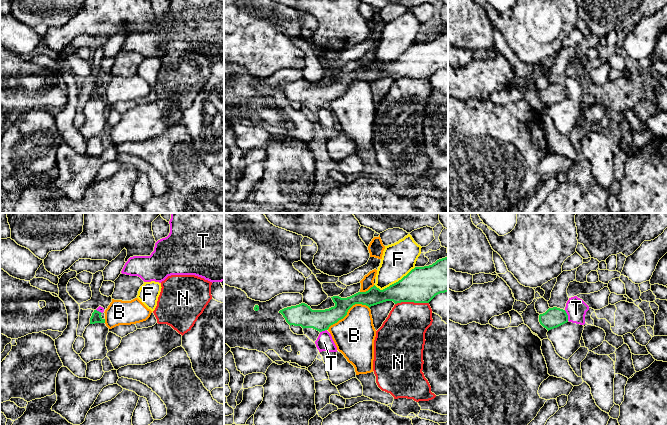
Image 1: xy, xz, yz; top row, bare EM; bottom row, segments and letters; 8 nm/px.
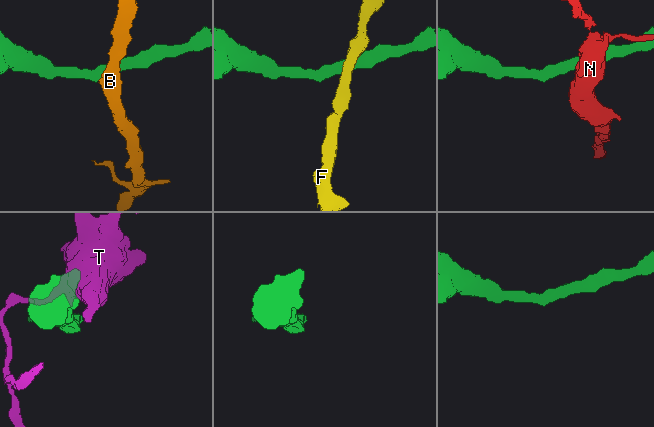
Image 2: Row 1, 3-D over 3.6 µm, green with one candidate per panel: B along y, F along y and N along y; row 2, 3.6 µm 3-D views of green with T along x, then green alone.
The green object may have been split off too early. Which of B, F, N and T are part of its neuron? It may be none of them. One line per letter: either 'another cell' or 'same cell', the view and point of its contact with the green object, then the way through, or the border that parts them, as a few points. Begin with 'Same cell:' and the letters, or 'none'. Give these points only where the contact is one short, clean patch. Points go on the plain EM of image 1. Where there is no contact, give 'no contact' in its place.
Same cell: none
B: another cell; contact xz (347, 87)
F: another cell; contact xz (394, 59); border xz (415, 43), (400, 55), (382, 65), (374, 61)
N: another cell; contact xz (411, 77); border xz (428, 78), (397, 78), (395, 80)
T: another cell; contact yz (567, 91); border yz (564, 86), (568, 96)

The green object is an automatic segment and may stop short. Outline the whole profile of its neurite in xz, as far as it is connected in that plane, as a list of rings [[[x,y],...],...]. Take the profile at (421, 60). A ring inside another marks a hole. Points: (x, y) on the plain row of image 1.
[[[448,32],[424,43],[415,43],[406,52],[389,63],[380,66],[375,61],[366,68],[358,68],[350,73],[331,73],[334,83],[325,86],[312,86],[301,79],[279,87],[291,102],[313,104],[319,108],[343,95],[355,80],[371,82],[393,77],[429,79],[436,71],[448,68]]]

